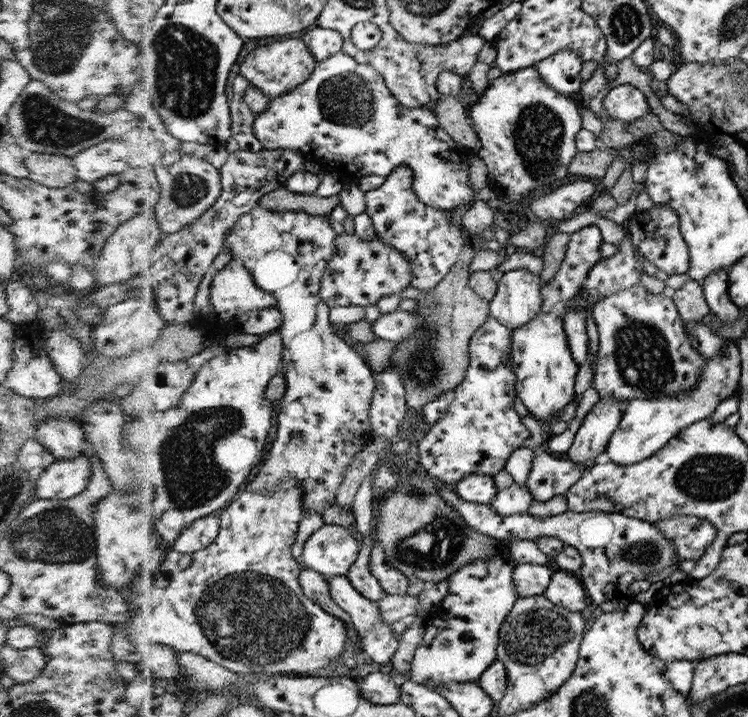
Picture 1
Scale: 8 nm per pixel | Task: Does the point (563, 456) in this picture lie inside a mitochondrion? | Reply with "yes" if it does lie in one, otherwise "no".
no

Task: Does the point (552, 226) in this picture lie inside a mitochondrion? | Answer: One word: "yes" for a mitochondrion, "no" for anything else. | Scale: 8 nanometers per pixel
no

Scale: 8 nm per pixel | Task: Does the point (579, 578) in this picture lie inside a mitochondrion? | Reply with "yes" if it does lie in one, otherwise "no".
no

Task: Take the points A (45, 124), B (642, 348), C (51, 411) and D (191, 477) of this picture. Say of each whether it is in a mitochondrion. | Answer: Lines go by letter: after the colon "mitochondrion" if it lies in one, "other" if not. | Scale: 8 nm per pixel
A: mitochondrion
B: mitochondrion
C: other
D: mitochondrion

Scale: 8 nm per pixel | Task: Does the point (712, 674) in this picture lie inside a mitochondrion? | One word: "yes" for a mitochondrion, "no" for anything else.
no

